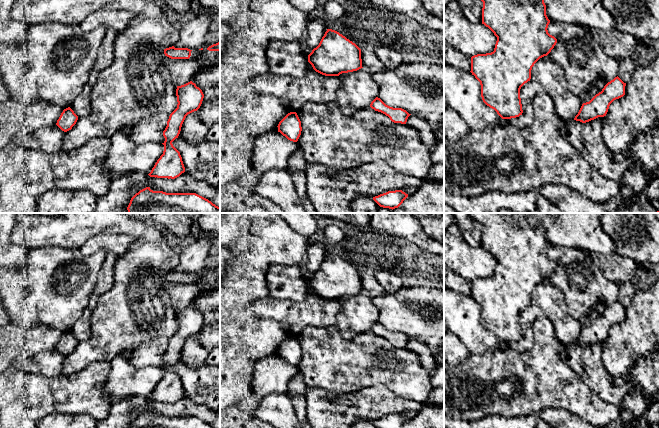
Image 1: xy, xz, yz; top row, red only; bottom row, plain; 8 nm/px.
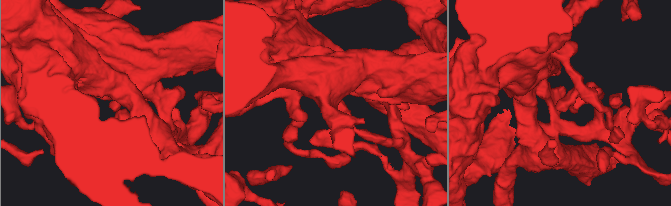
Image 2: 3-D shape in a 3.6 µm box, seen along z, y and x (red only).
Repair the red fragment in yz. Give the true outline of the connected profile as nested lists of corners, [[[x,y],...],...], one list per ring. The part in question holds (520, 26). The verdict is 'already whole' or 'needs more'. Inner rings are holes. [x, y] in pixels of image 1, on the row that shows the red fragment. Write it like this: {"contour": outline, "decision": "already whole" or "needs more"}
{"contour": [[[481,0],[482,24],[497,37],[494,51],[471,57],[471,73],[480,82],[483,102],[502,119],[522,115],[521,87],[530,81],[534,64],[547,56],[557,43],[548,33],[550,20],[544,0]]], "decision": "already whole"}

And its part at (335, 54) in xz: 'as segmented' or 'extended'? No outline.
as segmented

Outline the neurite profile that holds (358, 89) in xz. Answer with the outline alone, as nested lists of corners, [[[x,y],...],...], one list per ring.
[[[364,68],[337,77],[341,81],[341,88],[337,91],[336,102],[344,115],[352,115],[359,109],[370,107],[377,97],[379,85],[372,78],[372,73]]]

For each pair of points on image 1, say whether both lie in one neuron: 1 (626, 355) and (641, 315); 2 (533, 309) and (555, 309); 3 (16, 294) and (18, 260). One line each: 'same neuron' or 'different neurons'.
1: same neuron
2: same neuron
3: different neurons

